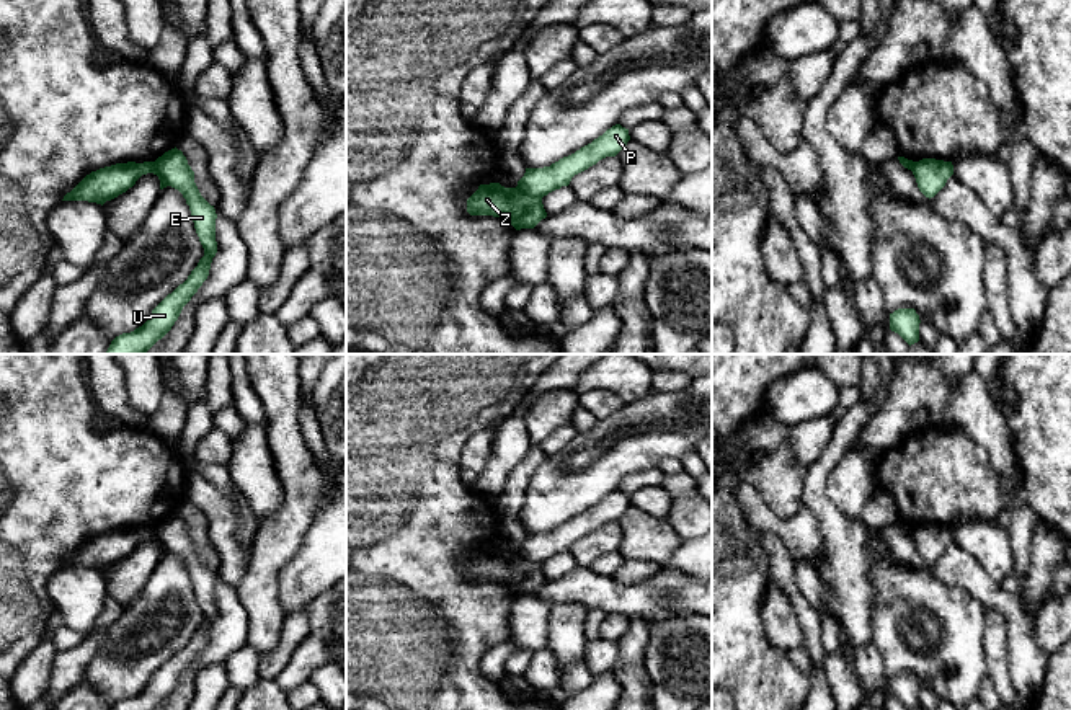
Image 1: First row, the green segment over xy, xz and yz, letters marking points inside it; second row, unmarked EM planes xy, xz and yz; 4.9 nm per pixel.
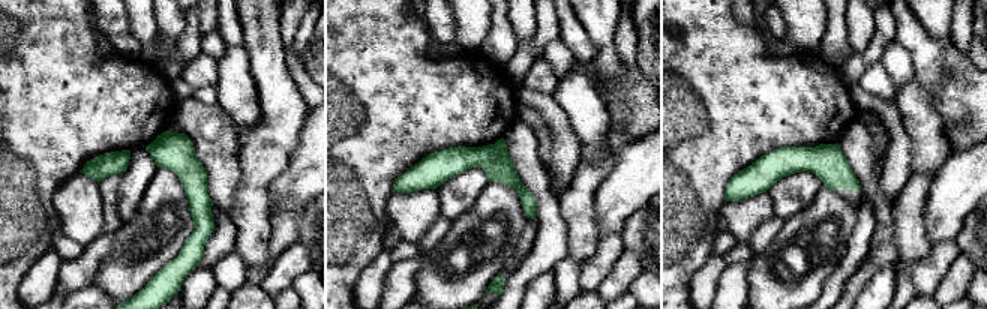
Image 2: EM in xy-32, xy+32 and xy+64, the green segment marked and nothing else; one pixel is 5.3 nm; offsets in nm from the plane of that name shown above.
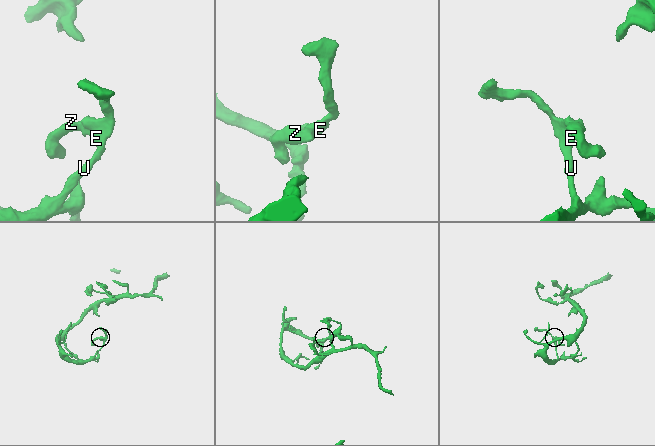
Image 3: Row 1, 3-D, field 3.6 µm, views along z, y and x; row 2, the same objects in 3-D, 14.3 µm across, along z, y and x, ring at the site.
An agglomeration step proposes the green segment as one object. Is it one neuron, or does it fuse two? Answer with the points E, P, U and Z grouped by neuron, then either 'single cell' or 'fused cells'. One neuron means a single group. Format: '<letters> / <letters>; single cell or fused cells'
E P U / Z; fused cells

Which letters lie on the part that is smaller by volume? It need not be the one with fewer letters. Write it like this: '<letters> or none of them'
Z

